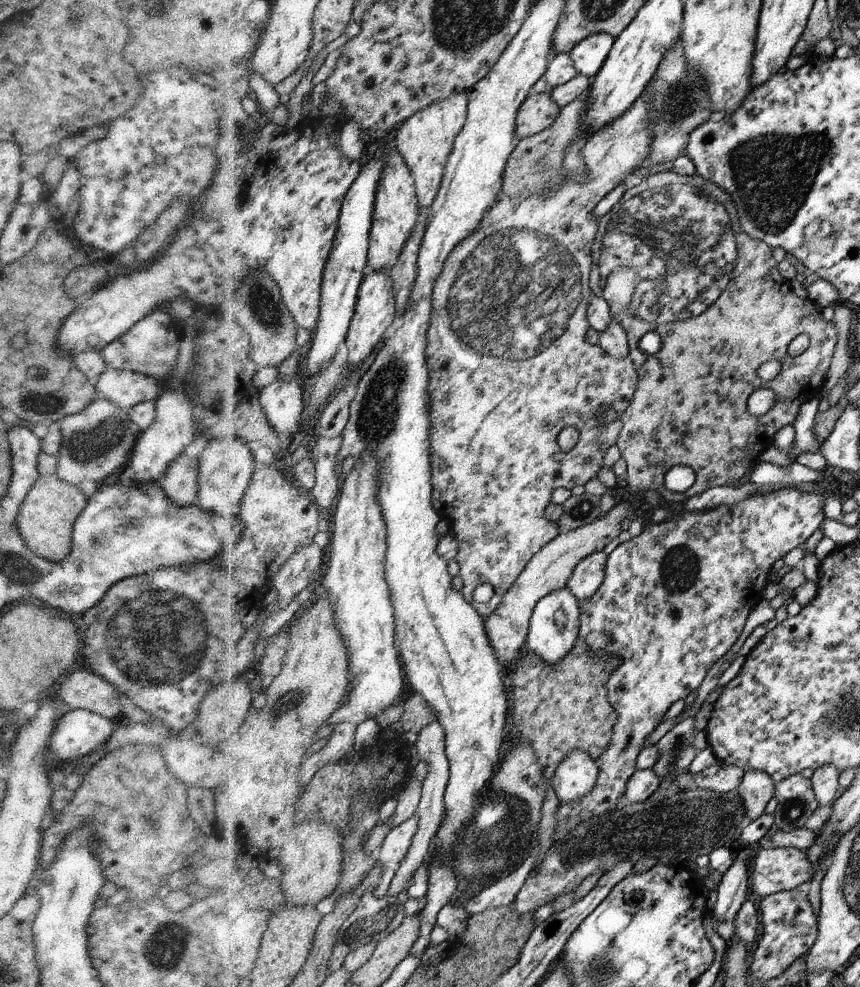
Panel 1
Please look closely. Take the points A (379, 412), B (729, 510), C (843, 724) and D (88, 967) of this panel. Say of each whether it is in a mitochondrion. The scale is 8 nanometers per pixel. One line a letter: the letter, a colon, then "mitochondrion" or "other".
A: mitochondrion
B: other
C: mitochondrion
D: other

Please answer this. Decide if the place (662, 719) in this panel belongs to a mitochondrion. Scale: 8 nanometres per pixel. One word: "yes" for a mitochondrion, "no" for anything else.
no

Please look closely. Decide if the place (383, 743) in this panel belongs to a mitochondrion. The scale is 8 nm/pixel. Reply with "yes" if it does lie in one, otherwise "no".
no

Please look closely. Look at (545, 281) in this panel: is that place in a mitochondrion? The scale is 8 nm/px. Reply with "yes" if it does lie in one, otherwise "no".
yes

